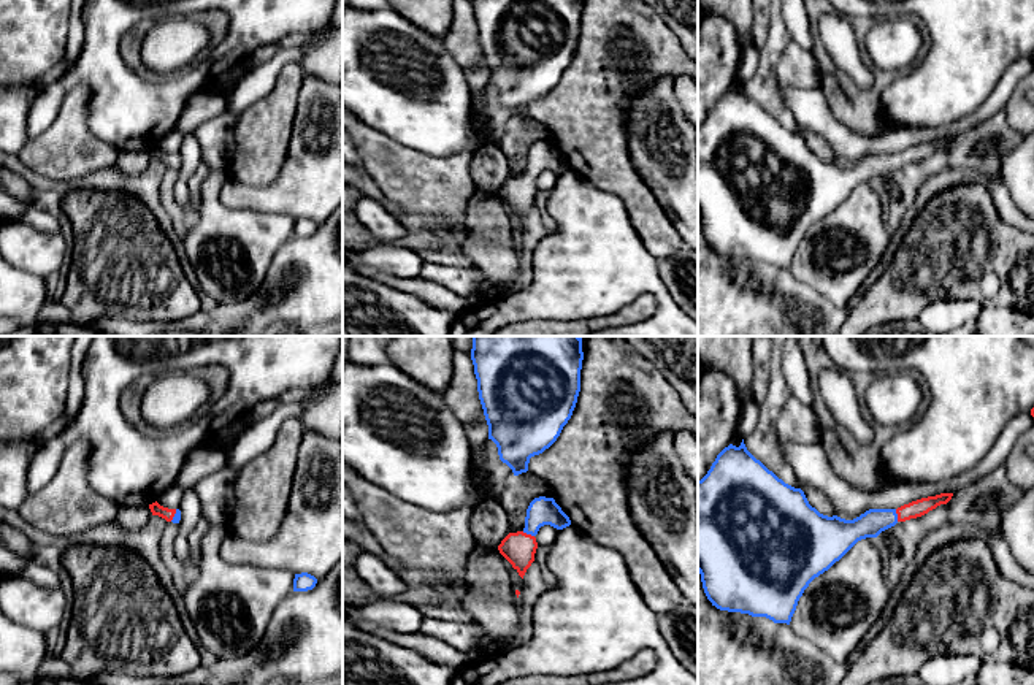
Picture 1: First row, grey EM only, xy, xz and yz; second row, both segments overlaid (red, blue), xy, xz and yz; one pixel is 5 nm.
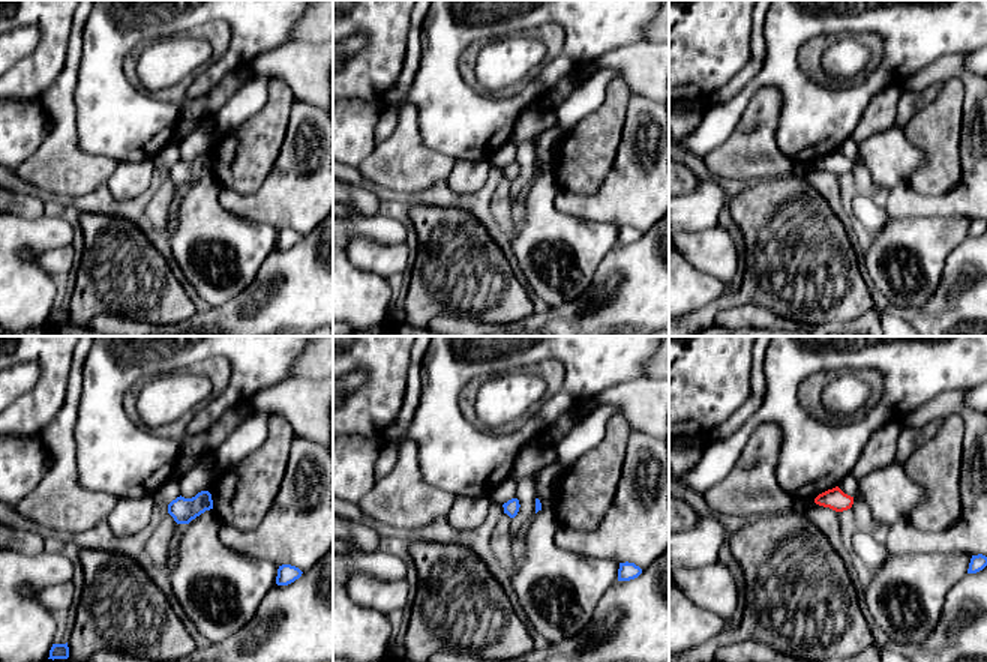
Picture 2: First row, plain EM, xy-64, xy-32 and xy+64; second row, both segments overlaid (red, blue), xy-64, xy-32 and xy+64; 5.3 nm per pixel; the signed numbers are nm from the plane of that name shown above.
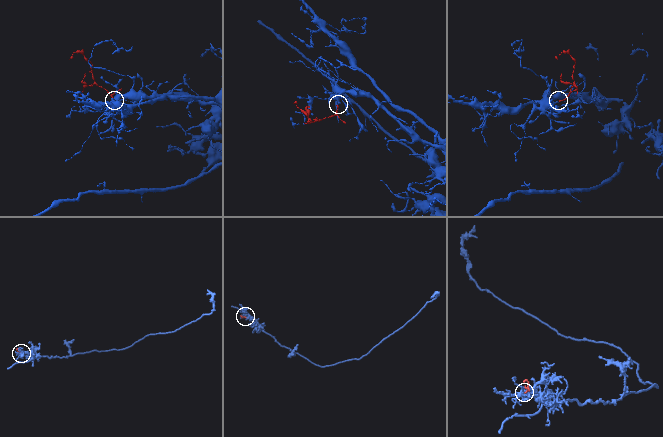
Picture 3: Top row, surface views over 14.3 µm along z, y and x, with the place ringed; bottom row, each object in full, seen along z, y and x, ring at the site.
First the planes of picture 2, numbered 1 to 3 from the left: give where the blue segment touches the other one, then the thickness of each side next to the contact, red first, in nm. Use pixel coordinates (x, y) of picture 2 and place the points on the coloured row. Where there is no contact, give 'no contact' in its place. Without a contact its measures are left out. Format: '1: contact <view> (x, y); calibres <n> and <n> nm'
1: no contact
2: no contact
3: no contact

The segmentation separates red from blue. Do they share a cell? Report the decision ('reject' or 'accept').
accept

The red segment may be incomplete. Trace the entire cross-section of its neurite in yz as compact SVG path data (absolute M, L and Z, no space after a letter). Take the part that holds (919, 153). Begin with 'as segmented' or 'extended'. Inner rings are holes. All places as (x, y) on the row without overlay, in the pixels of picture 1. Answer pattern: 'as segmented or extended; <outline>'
extended; M744 84L739 92L730 89L725 92L712 108L707 119L698 125L698 217L701 219L701 227L707 244L720 255L749 258L752 262L766 262L774 268L790 270L791 262L796 255L798 246L802 241L809 228L828 216L836 206L839 206L858 186L866 182L877 182L882 176L894 171L898 166L906 166L910 163L921 162L940 149L947 149L953 138L940 138L936 141L921 143L904 149L898 154L869 154L853 165L845 165L837 160L828 162L820 159L812 152L801 133L795 133L779 124L772 116L769 116L760 105L756 105L745 92Z

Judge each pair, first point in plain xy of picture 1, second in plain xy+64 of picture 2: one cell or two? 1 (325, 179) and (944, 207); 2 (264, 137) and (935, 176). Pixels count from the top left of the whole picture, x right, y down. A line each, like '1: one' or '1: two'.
1: one
2: one

